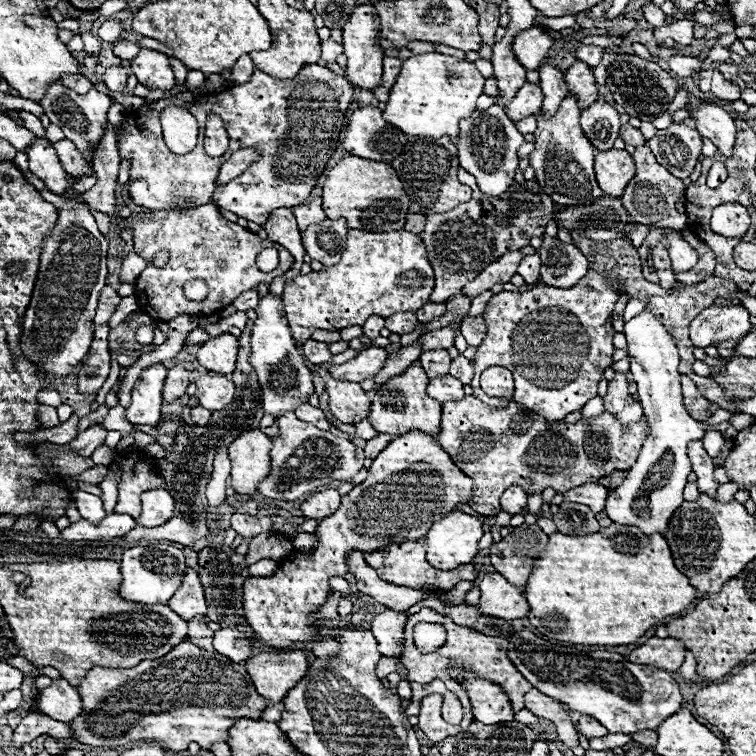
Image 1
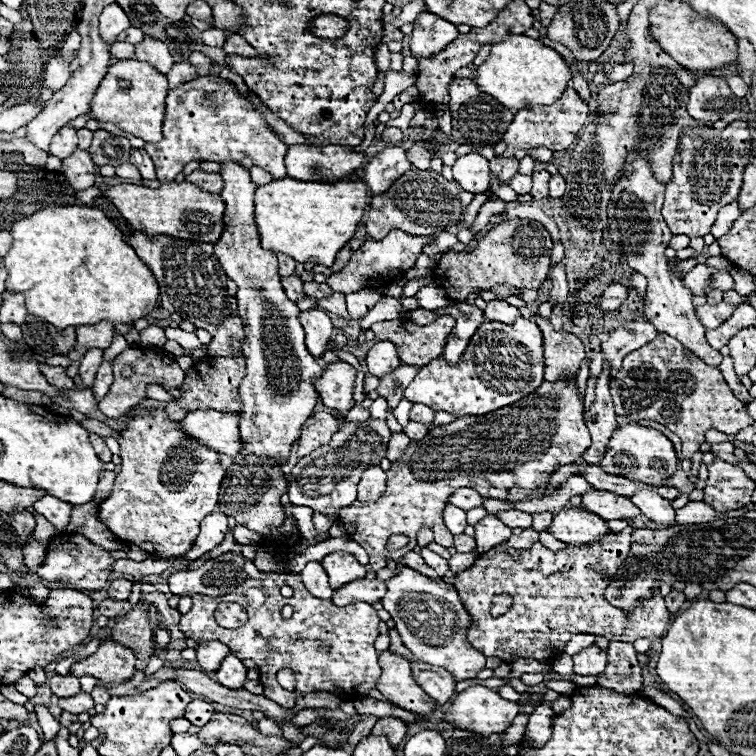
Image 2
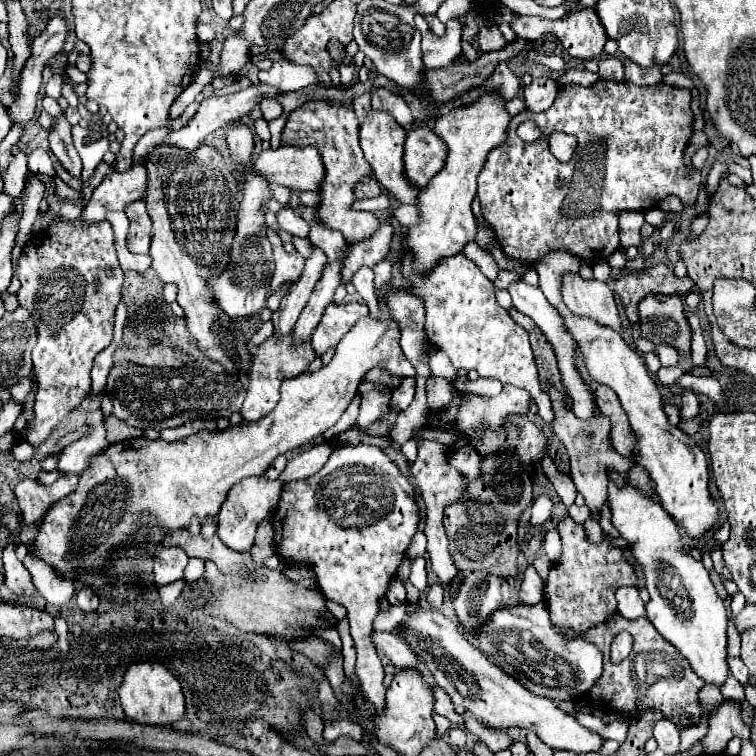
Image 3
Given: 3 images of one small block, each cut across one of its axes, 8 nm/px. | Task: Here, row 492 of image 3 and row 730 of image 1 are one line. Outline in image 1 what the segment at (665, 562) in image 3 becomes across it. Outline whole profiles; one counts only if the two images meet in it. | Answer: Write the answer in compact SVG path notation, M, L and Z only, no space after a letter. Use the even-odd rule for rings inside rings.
M528 628L512 632L508 638L508 658L546 696L568 704L572 712L594 716L612 734L636 734L642 730L656 730L668 716L682 708L682 694L678 682L670 672L628 662L616 652L582 652L558 644L550 644Z

